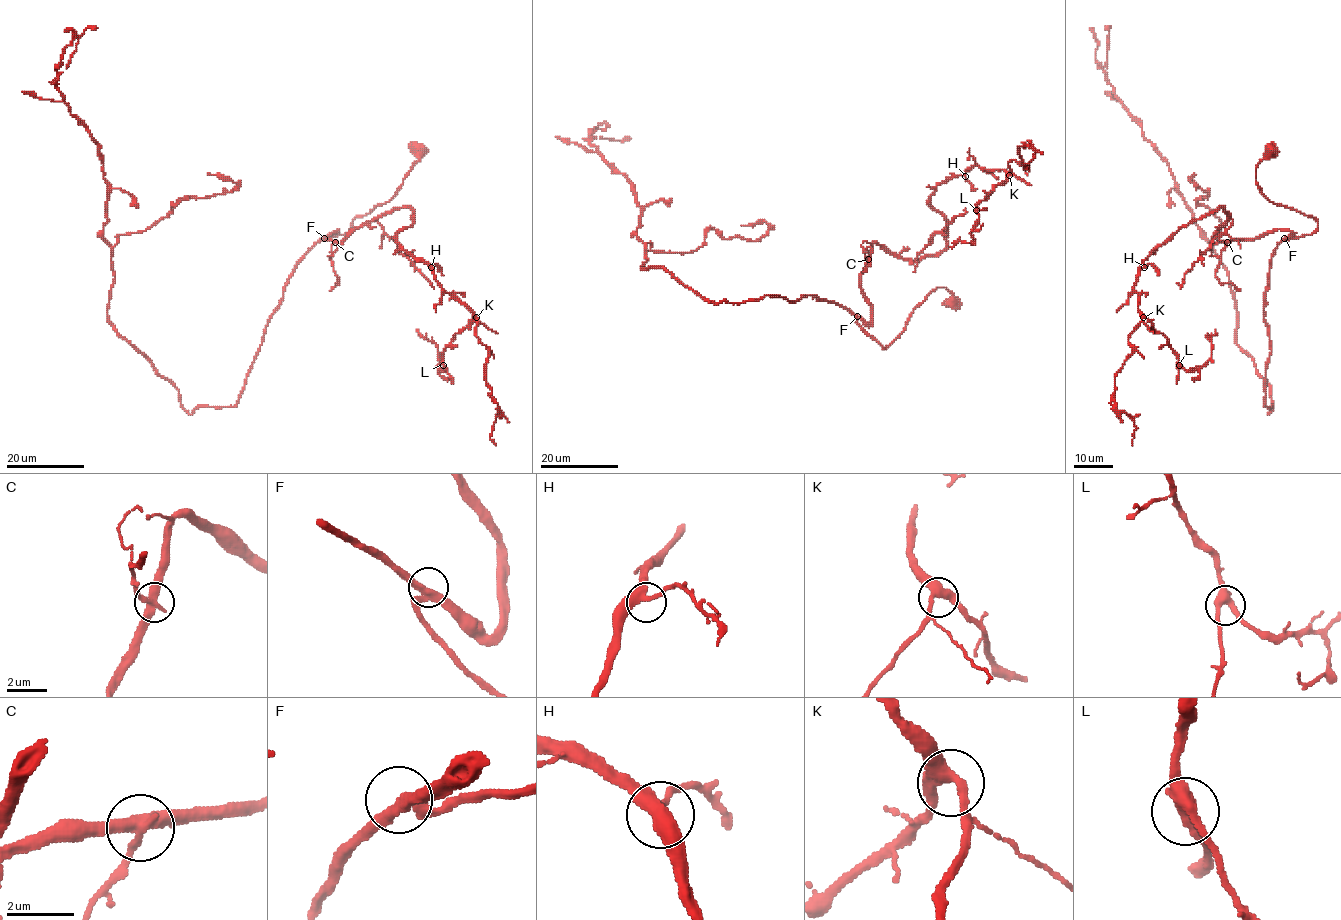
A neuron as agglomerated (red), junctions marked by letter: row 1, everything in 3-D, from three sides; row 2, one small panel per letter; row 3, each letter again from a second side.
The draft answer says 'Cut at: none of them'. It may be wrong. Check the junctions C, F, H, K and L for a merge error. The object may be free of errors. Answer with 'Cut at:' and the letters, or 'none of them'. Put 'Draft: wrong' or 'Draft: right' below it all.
Cut at: C
Draft: wrong

